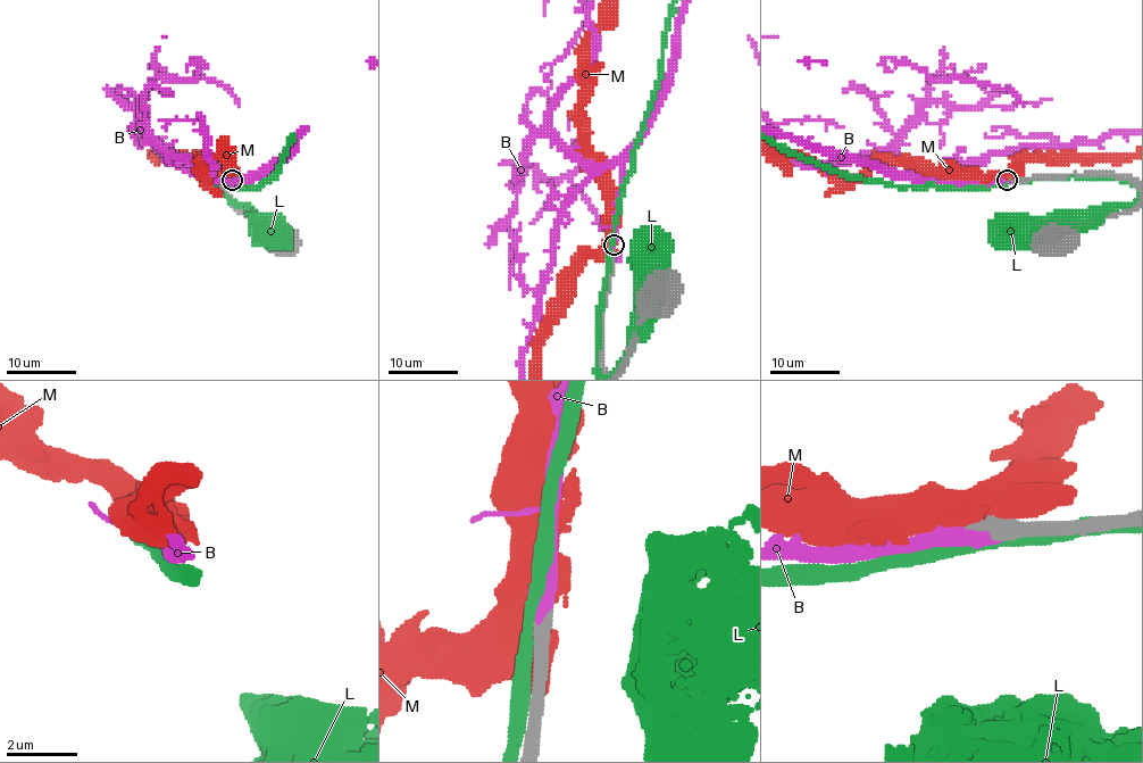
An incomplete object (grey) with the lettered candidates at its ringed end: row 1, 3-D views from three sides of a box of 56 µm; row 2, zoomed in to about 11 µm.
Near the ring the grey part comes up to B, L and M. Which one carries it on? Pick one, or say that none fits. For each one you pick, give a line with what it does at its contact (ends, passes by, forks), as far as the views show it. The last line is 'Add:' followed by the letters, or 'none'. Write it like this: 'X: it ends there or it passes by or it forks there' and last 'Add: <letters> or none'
B: it ends there
Add: B

